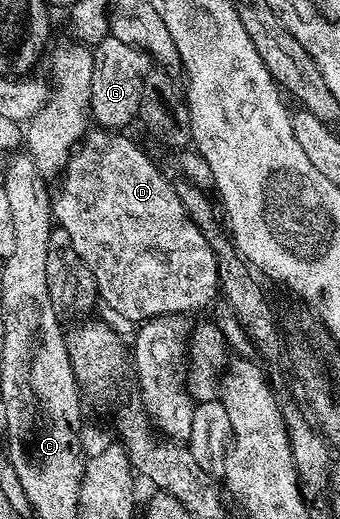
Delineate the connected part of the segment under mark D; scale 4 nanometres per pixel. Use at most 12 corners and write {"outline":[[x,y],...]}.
{"outline":[[86,132],[54,220],[130,323],[219,293],[212,242],[125,135]]}

